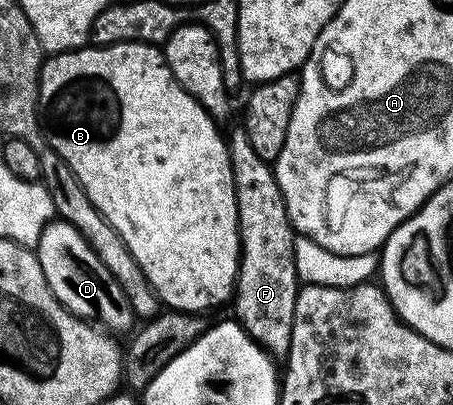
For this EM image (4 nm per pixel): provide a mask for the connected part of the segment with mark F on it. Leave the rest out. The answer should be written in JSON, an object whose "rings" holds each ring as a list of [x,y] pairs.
{"rings":[[[237,125],[233,132],[228,132],[229,160],[233,170],[233,184],[237,198],[237,232],[241,238],[241,260],[237,262],[237,285],[233,292],[231,308],[236,322],[253,338],[264,351],[268,351],[274,360],[281,361],[289,354],[291,329],[295,321],[295,301],[299,290],[299,280],[295,269],[295,245],[297,239],[293,223],[289,220],[283,189],[279,189],[277,174],[271,164],[263,161],[259,153],[247,141],[244,126]]]}

